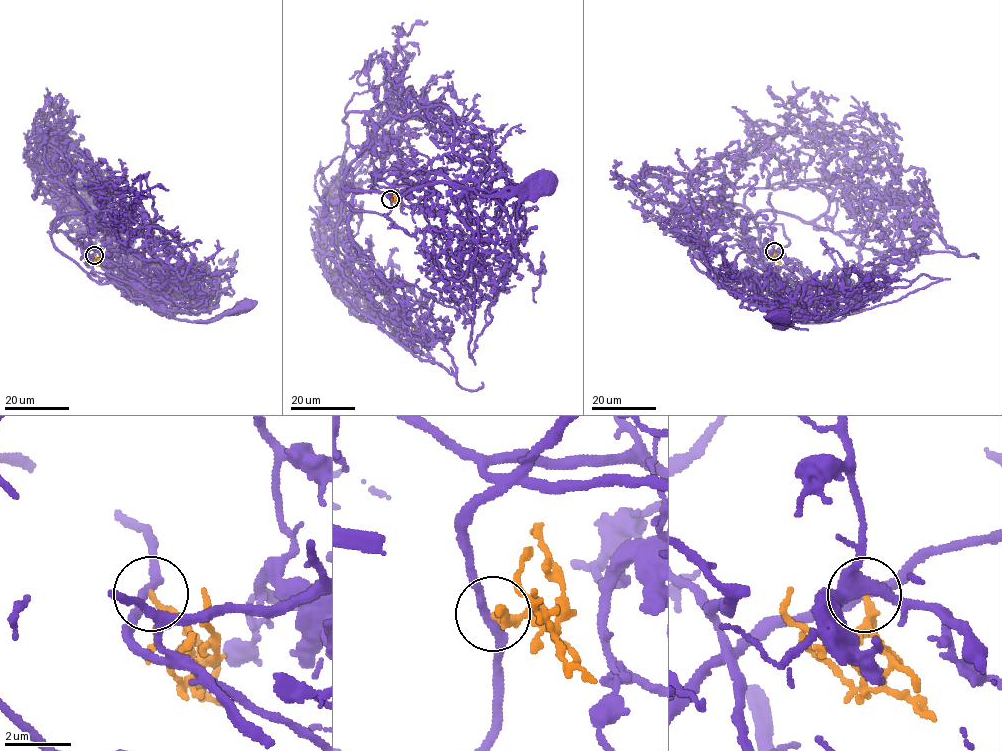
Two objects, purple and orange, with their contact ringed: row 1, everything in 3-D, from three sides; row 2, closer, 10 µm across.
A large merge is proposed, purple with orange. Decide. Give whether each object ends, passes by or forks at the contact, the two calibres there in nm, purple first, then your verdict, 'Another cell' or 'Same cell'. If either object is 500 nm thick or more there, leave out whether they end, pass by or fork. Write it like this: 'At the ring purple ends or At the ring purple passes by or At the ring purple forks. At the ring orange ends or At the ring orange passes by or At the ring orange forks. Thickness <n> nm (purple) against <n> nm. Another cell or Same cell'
At the ring purple passes by. At the ring orange passes by. Thickness 280 nm (purple) against 150 nm. Another cell

